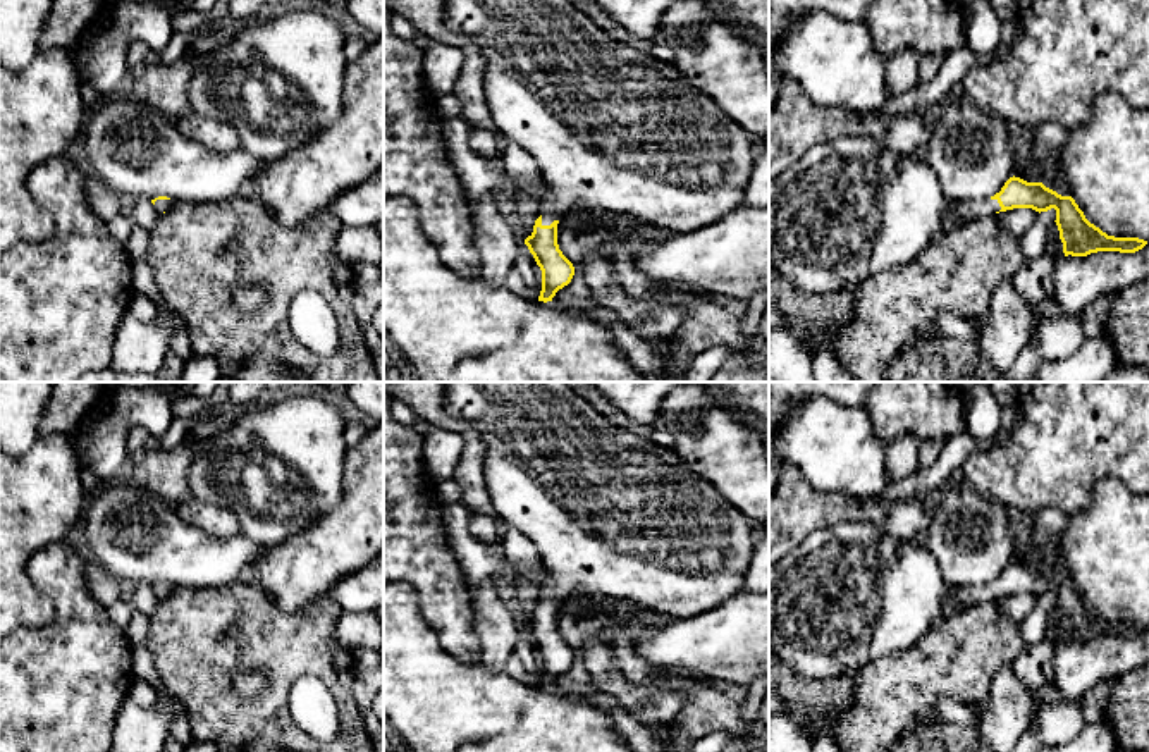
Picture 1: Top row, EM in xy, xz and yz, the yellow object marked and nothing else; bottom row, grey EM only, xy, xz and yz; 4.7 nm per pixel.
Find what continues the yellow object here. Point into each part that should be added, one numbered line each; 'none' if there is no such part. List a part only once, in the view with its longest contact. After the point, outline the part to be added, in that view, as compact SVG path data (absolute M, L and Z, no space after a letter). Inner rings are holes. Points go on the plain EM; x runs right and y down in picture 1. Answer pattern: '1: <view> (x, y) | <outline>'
none

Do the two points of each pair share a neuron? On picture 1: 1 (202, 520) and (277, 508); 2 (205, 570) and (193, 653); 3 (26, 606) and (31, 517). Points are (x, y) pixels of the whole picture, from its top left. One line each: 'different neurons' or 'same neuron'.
1: different neurons
2: different neurons
3: same neuron

